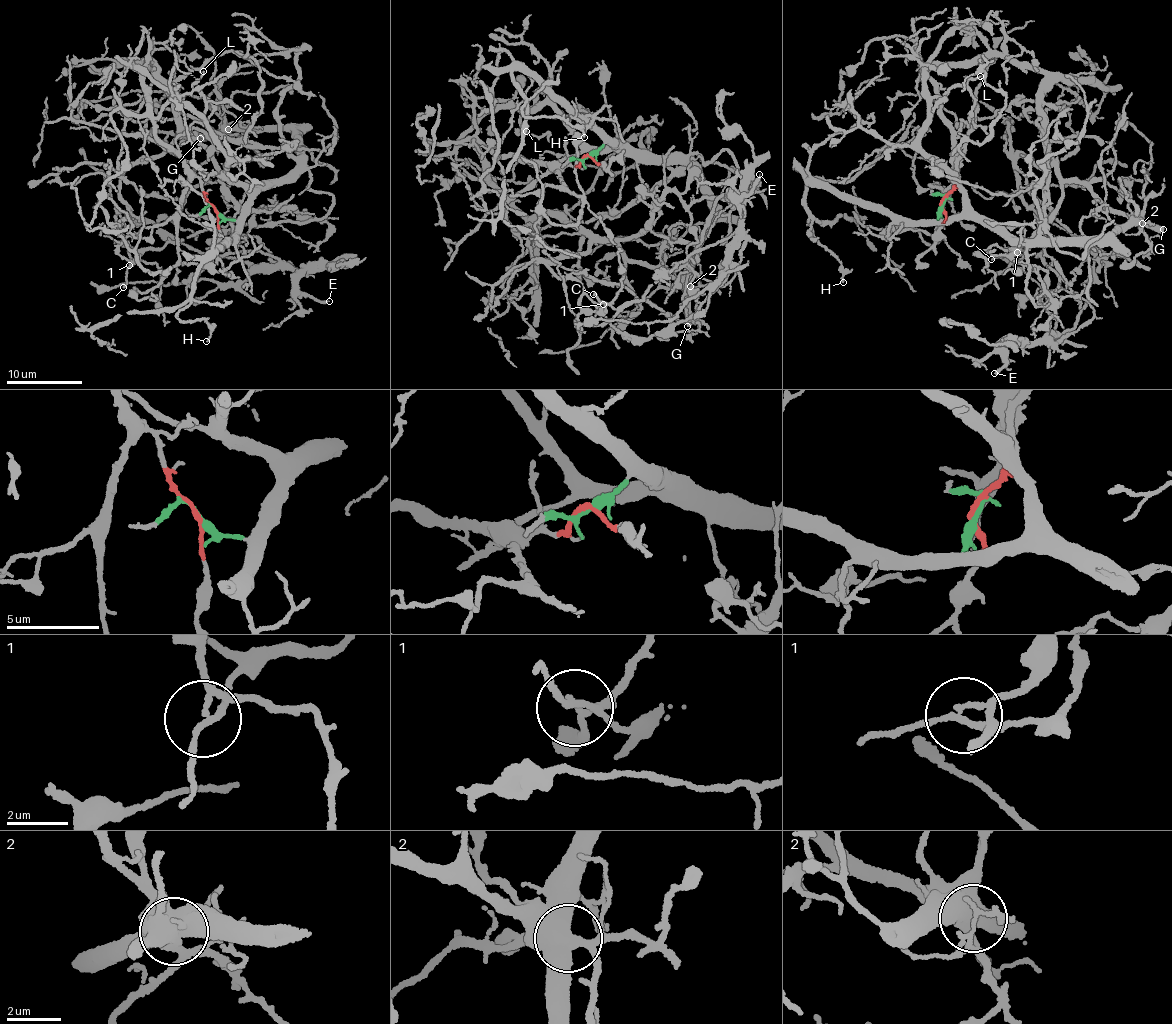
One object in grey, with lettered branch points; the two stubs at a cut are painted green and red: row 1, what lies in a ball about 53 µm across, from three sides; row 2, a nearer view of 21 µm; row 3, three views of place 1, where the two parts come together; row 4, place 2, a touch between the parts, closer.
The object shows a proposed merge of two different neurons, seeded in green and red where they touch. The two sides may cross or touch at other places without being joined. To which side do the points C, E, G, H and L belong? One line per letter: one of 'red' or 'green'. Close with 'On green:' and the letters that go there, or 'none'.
C: green
E: red
G: green
H: green
L: green
On green: C, G, H, L

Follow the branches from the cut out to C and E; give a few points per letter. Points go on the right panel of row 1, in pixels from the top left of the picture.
C: (944, 202), (937, 219), (945, 224), (974, 221), (1026, 246), (1033, 305), (1058, 286), (1034, 252), (991, 260)
E: (943, 203), (954, 145), (929, 72), (1028, 62), (1062, 191), (1013, 257), (1046, 272), (1051, 315), (994, 373)

